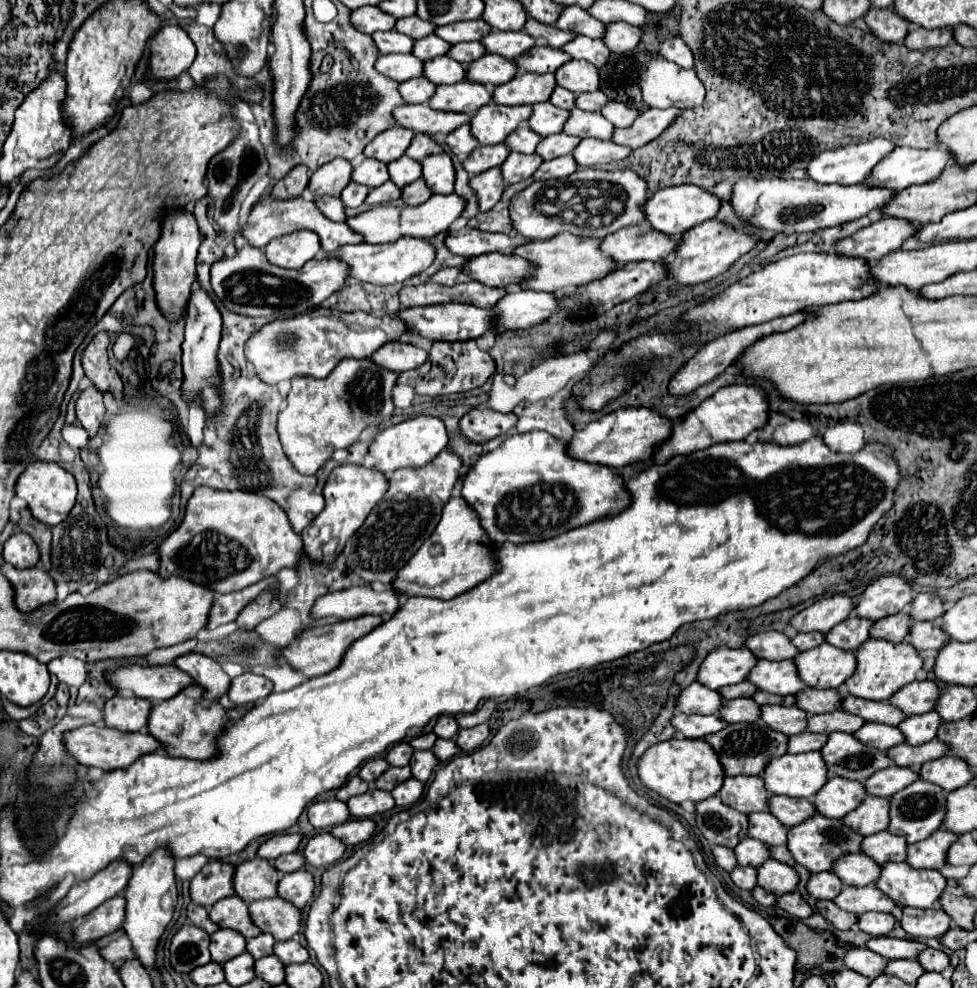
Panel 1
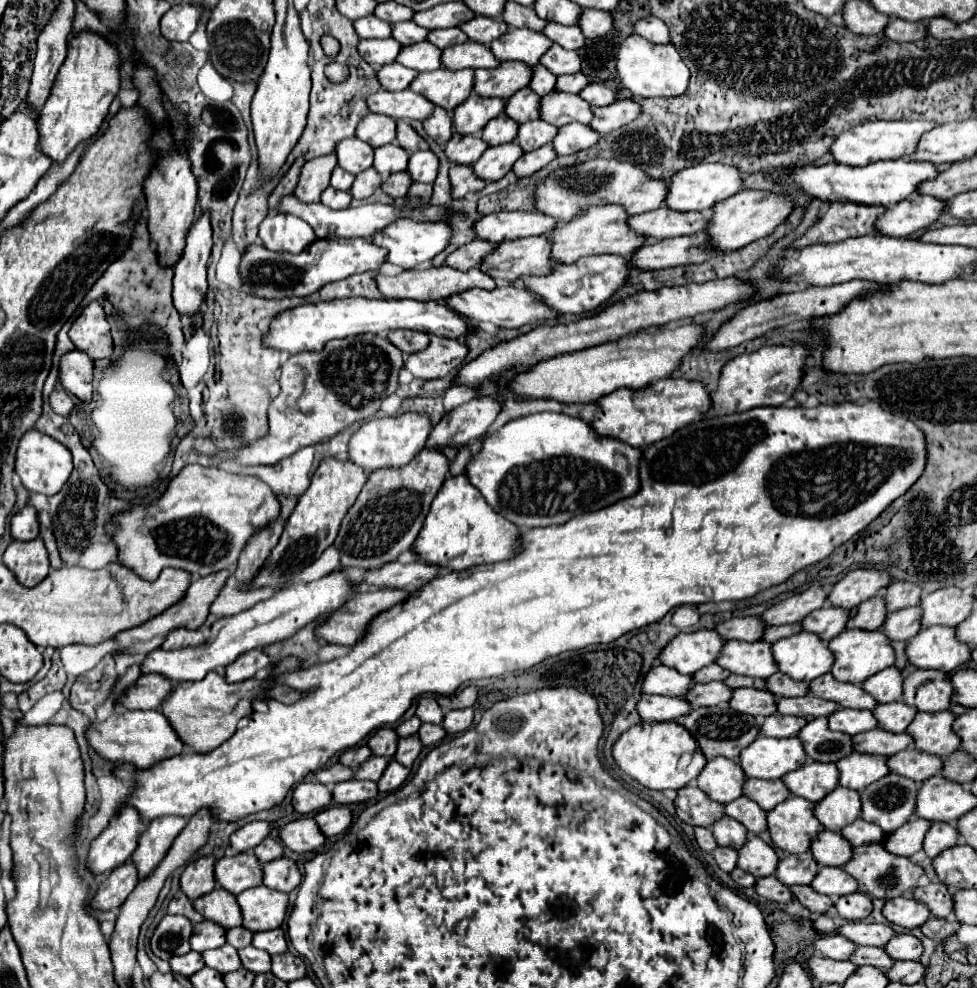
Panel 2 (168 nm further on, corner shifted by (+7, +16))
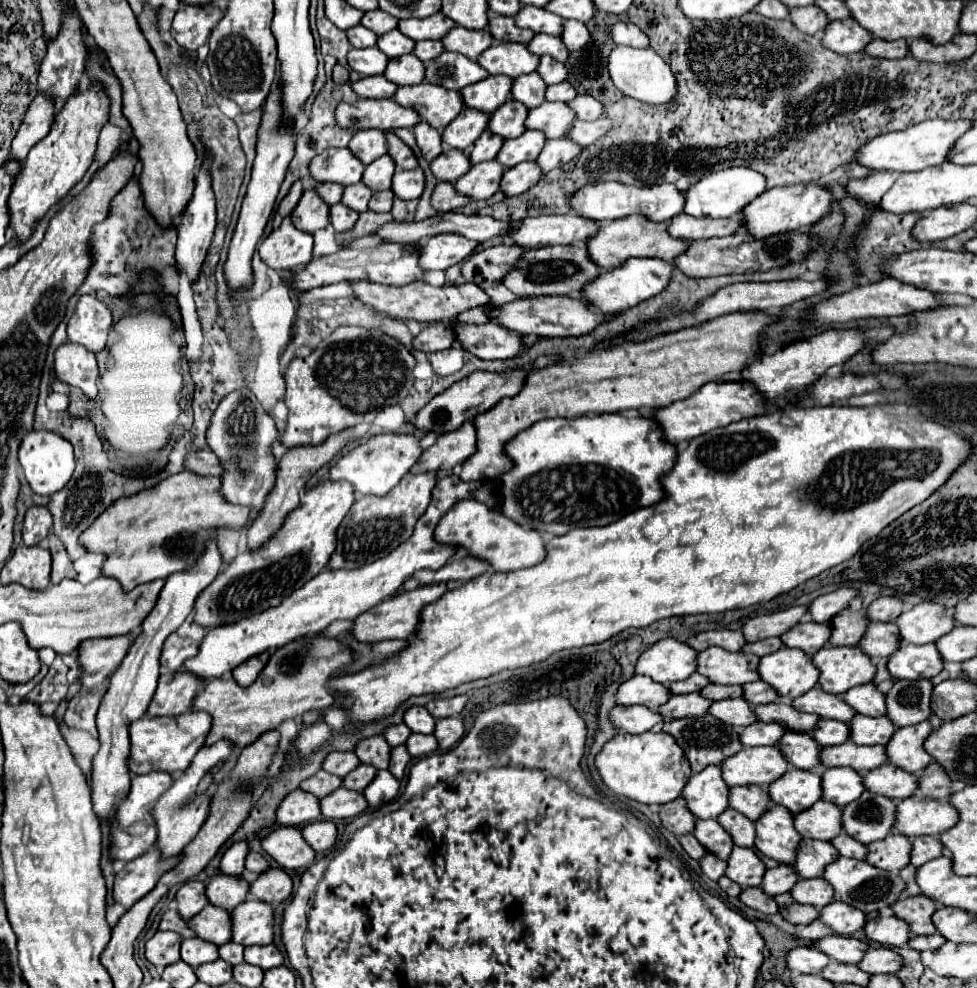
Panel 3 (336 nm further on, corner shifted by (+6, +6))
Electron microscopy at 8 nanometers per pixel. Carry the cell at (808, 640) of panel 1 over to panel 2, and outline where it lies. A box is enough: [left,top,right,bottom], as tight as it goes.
[762,624,800,642]

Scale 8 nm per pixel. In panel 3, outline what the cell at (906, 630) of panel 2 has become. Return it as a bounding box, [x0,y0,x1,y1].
[859,622,899,667]

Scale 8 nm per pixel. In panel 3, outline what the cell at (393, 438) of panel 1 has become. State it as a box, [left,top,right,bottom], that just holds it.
[329,434,423,494]

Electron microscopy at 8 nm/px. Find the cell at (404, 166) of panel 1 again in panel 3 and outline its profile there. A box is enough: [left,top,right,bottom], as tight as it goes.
[363,154,395,190]

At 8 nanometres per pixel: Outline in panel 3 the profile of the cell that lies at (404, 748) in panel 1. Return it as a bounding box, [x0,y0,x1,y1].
[355,736,391,770]

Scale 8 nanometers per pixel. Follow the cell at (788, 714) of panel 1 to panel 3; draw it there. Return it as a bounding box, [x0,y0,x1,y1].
[709,698,757,726]

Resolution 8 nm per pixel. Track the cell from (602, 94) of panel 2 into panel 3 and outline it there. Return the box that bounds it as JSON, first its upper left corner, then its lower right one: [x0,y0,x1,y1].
[569,94,605,120]

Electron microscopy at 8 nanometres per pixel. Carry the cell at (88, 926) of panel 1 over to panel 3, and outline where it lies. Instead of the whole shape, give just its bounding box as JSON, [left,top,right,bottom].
[113,848,179,908]

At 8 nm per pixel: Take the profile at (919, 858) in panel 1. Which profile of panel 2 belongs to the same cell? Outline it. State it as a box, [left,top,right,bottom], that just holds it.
[884,818,930,858]

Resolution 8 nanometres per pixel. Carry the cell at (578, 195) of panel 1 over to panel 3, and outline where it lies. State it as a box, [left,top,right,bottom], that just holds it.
[569,182,683,222]

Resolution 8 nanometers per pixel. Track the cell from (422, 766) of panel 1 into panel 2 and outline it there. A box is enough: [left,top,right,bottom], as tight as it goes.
[394,734,422,768]

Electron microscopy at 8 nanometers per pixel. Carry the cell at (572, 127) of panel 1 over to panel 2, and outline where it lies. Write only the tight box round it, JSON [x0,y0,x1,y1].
[540,92,592,126]

